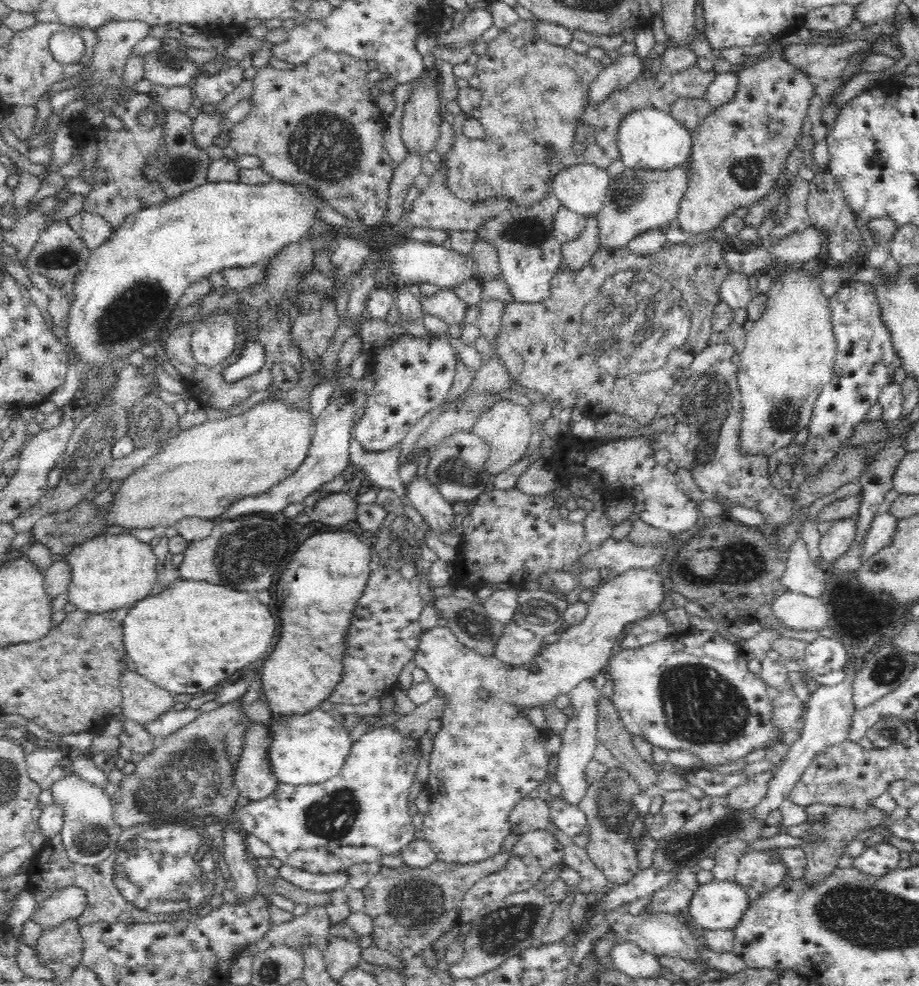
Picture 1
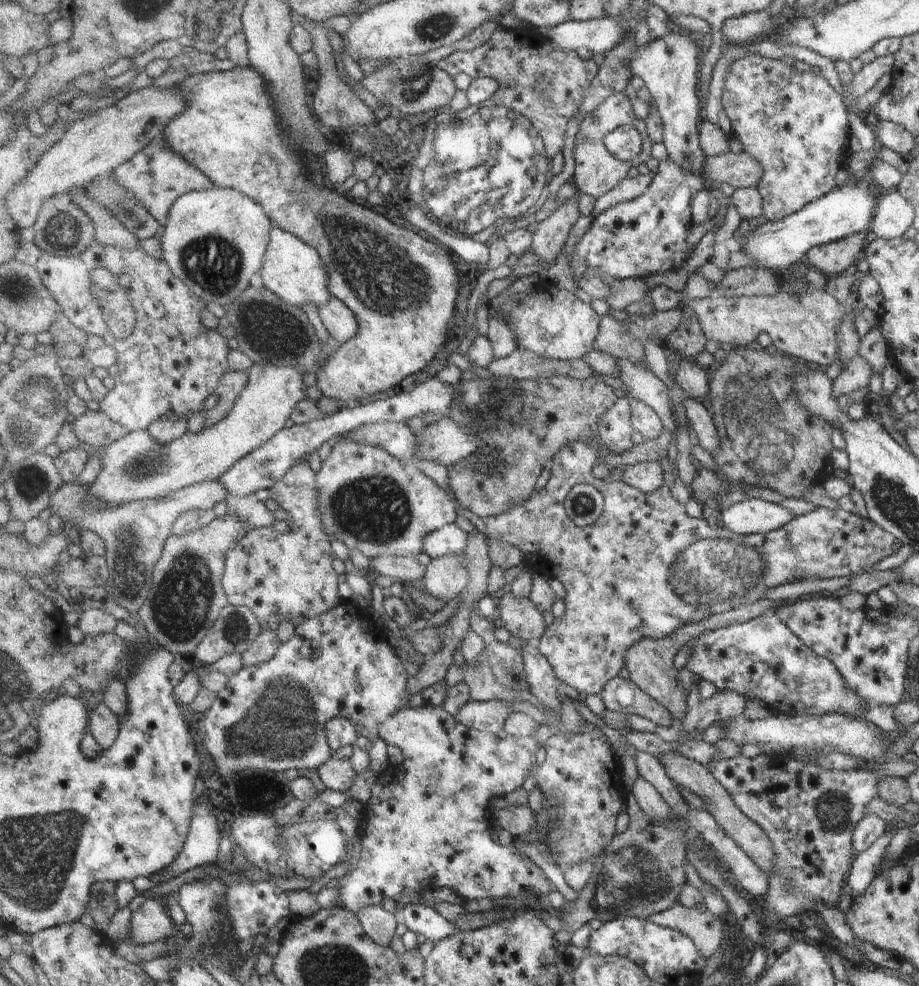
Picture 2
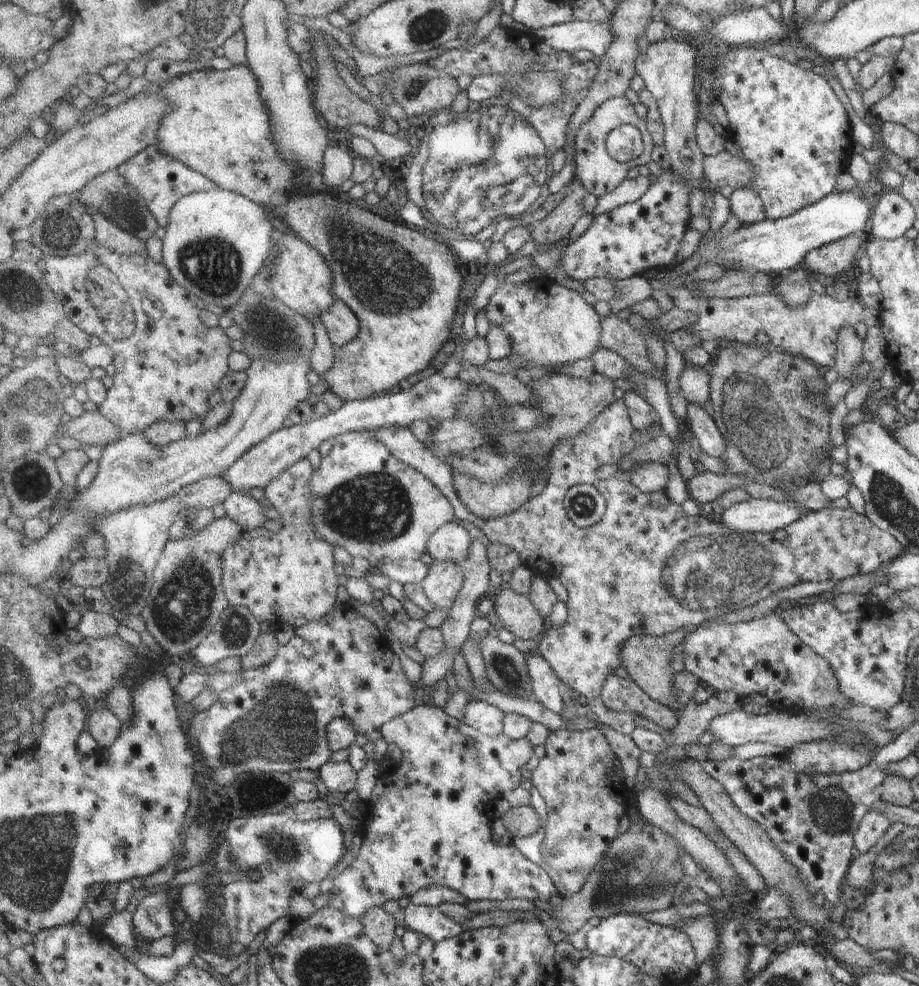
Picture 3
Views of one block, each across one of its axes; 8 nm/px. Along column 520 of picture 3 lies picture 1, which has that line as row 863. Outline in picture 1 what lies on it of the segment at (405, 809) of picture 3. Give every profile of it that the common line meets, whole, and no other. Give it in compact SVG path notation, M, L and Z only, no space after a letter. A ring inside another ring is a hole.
M880 842L874 847L866 847L858 857L854 858L852 864L858 871L879 879L897 870L899 860L898 848L887 842ZM750 851L740 857L739 865L735 872L735 881L744 888L752 888L758 894L768 894L771 890L782 886L786 877L789 876L788 867L778 854L772 855L770 851Z

